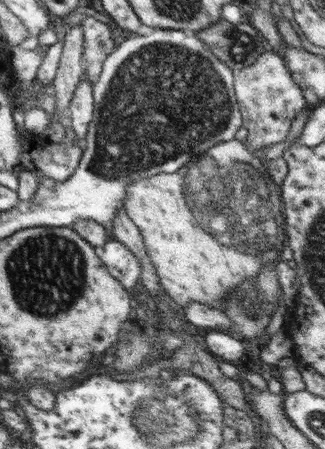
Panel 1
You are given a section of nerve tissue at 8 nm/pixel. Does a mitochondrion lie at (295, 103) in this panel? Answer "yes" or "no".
no

